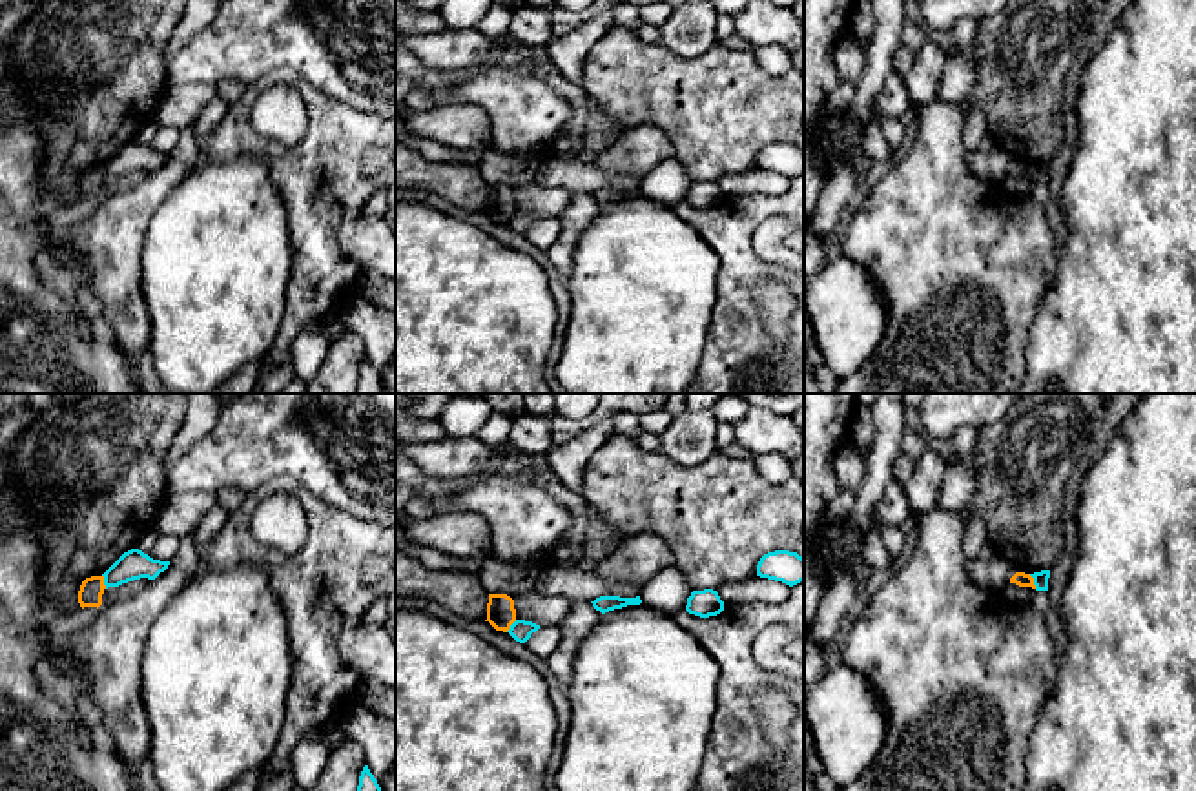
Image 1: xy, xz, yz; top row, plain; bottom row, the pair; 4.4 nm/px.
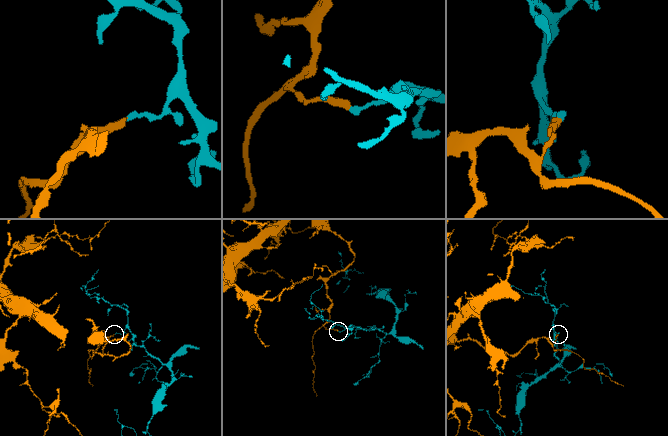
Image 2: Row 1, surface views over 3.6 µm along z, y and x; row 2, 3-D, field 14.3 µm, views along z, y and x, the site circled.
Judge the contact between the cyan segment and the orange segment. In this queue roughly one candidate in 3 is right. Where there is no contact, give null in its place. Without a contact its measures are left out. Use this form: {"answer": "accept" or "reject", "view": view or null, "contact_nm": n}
{"answer": "reject", "view": "yz", "contact_nm": 70}

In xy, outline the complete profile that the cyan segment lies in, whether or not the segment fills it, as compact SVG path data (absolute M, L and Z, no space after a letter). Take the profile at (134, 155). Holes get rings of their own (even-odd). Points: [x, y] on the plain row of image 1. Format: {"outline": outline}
{"outline": "M139 140L124 144L102 168L104 177L119 179L122 175L148 170L155 171L168 160L170 153L153 151Z"}

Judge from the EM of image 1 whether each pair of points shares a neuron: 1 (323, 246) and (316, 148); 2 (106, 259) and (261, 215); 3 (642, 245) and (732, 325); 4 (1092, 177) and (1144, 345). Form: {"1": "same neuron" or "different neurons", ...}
{"1": "same neuron", "2": "different neurons", "3": "different neurons", "4": "same neuron"}

